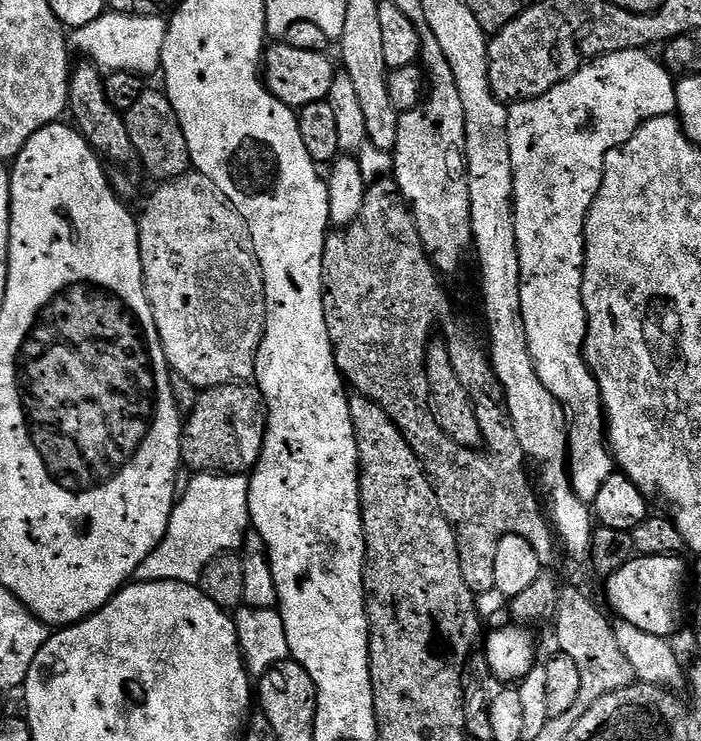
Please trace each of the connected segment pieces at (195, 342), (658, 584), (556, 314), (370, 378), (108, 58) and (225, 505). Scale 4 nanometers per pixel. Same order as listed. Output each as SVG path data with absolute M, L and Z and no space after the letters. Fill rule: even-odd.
M190 170L173 180L165 180L157 188L160 189L149 198L144 213L139 213L138 216L140 257L142 258L146 298L150 302L150 310L154 314L154 326L158 330L160 344L163 346L168 359L168 367L172 372L182 374L182 378L186 378L186 382L194 382L194 386L201 390L222 386L223 384L251 381L256 374L256 355L264 337L264 327L268 317L268 303L264 293L264 275L251 247L246 243L246 229L240 215L228 205L227 198L216 189L214 182L210 182L210 178L206 178L201 172L195 170Z
M637 555L622 570L607 577L608 604L620 615L619 619L630 626L638 626L638 630L646 630L646 634L672 638L676 627L680 624L680 611L684 608L684 564L680 556L641 556Z
M626 50L599 56L546 94L533 100L521 100L508 108L508 141L514 178L512 213L520 263L522 322L526 326L526 342L530 342L534 370L538 370L538 378L542 378L542 386L558 398L570 417L568 477L572 479L574 494L586 505L598 498L602 482L612 476L614 461L606 439L600 387L584 355L584 339L588 337L588 319L582 302L584 223L602 186L606 154L622 147L650 118L676 112L677 81L672 80L673 73L657 57L655 60L648 55L652 54L644 50Z
M388 178L388 180L380 180L377 184L369 183L364 194L362 210L354 223L348 225L348 227L343 230L333 231L328 239L325 240L324 257L322 258L322 282L324 283L324 317L326 318L326 326L328 327L330 342L332 343L332 353L336 359L338 370L351 387L352 384L356 387L355 391L359 393L359 395L375 400L377 404L382 406L382 410L386 410L386 414L394 423L396 423L398 430L406 438L410 450L414 450L414 454L420 459L420 465L424 468L424 473L428 476L430 486L438 498L438 506L442 506L442 514L446 514L446 518L450 522L450 526L456 535L456 541L458 542L458 558L460 559L460 565L462 566L462 578L466 578L466 586L475 589L479 584L485 583L487 585L489 583L490 546L495 545L496 541L502 536L526 538L526 542L530 542L530 546L534 546L534 554L538 554L538 562L542 566L552 566L552 563L556 560L556 548L558 552L558 540L554 535L554 529L550 523L549 517L542 507L542 500L538 495L537 489L534 487L534 484L534 489L532 489L532 484L528 481L528 472L524 469L524 464L526 465L524 451L513 449L512 453L505 459L487 461L477 452L477 449L458 446L458 442L454 442L449 438L438 426L438 422L434 418L434 414L432 413L432 401L428 398L428 379L426 378L424 356L427 354L428 345L433 339L432 327L435 326L436 316L438 316L438 310L436 308L436 287L442 284L442 280L438 275L435 266L432 265L432 260L426 254L420 232L416 229L415 222L412 221L412 212L408 208L407 203L402 199L397 189L395 179Z
M105 11L103 16L94 18L86 26L75 29L70 36L70 44L73 49L81 52L81 57L87 58L100 69L101 73L117 72L126 70L134 72L138 76L151 77L151 72L161 71L160 59L162 58L162 46L166 42L166 30L168 20L164 16L123 16L121 12Z
M202 472L191 477L188 485L183 485L177 502L172 507L170 522L160 545L148 555L146 562L138 566L137 581L165 580L196 584L202 570L214 558L232 554L243 545L250 531L248 514L248 482L244 474L226 476Z

